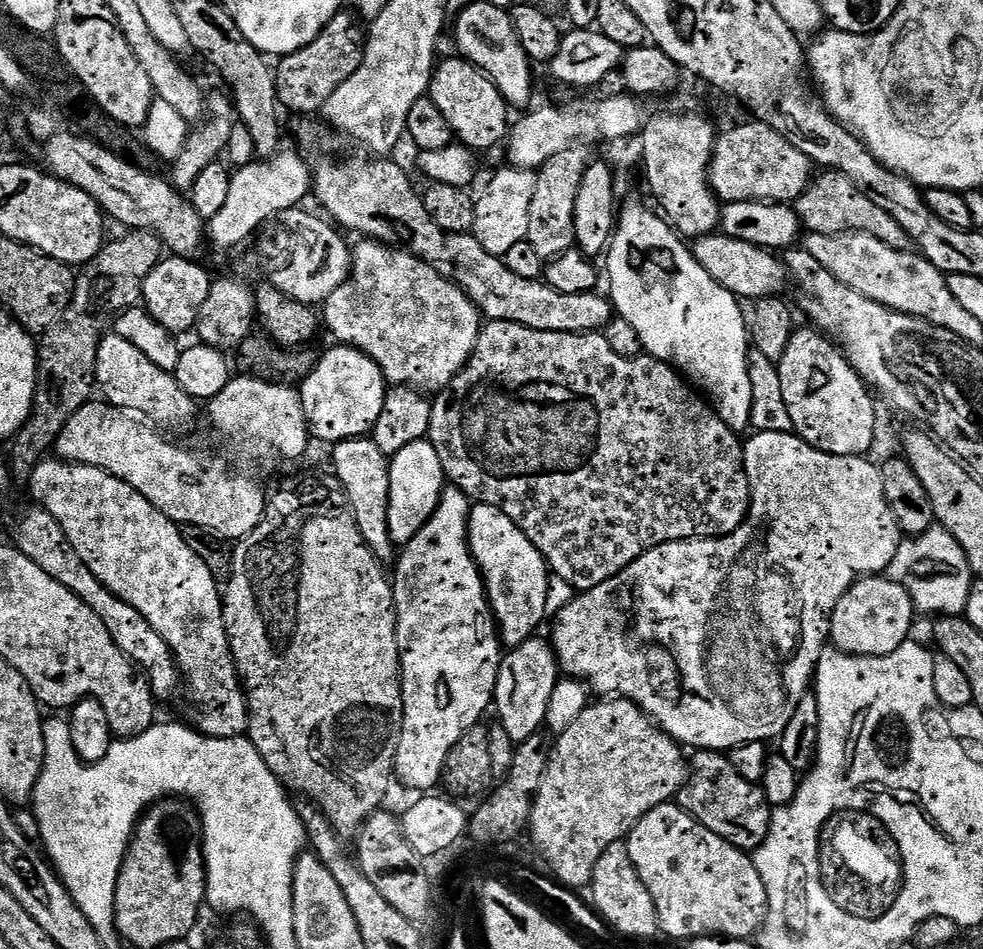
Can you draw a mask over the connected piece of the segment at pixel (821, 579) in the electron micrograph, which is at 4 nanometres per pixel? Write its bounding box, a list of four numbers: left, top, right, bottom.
[550,431,902,754]

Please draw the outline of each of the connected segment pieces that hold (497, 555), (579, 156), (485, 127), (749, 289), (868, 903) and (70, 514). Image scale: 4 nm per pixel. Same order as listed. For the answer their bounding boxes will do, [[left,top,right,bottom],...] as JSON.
[[468,504,550,649],[528,146,590,262],[430,59,510,150],[691,234,790,302],[816,807,904,923],[31,458,248,738]]

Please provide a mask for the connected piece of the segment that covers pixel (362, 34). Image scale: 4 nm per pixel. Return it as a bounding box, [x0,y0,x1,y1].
[275,10,366,114]

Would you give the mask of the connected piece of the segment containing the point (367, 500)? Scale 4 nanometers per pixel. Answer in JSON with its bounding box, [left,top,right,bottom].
[331,437,398,562]

